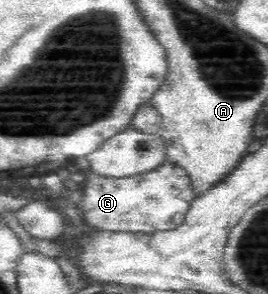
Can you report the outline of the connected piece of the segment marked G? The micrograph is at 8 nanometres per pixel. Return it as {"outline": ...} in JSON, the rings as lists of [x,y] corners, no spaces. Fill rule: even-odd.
{"outline":[[[168,161],[147,176],[115,180],[86,173],[83,200],[78,205],[84,213],[83,223],[108,232],[152,232],[179,227],[187,209],[196,198],[183,169]]]}

